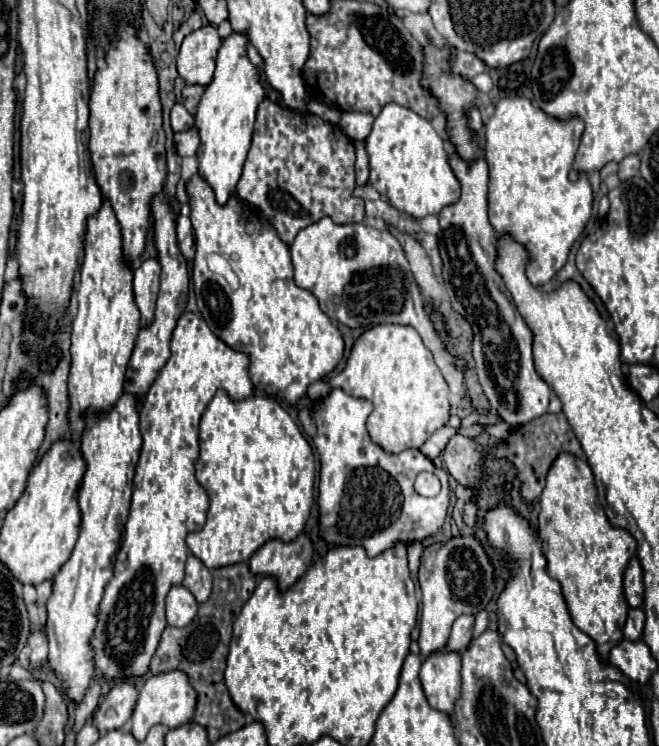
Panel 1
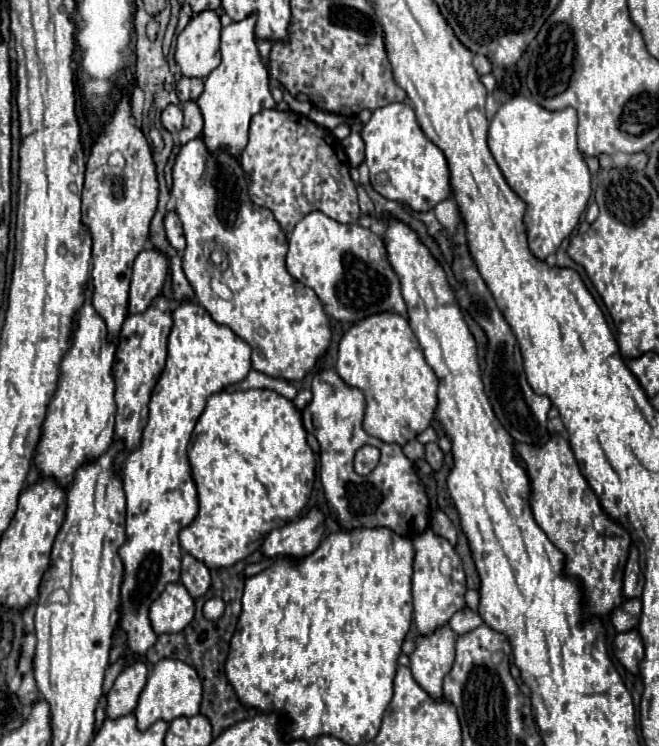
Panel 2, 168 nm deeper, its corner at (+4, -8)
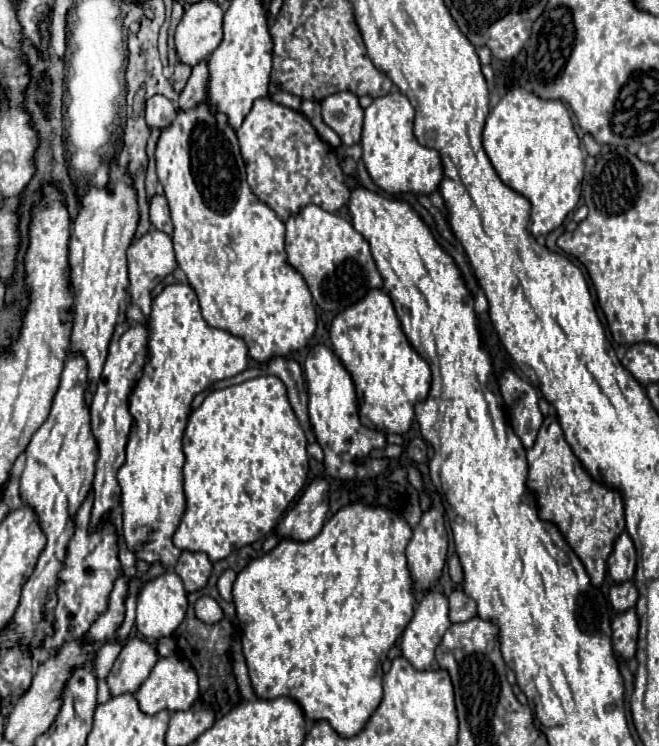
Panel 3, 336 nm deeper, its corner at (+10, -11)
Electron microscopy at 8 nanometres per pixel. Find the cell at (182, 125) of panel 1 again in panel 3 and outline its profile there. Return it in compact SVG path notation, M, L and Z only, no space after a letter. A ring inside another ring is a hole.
M152 96L146 100L146 122L150 128L166 128L176 116L176 106L166 96Z

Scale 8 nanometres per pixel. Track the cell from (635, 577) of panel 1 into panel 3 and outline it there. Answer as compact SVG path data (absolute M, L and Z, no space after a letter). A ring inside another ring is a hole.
M622 532L614 540L612 554L608 558L608 572L614 578L614 582L618 582L618 580L632 580L634 578L634 570L636 570L634 542L628 536L628 532Z

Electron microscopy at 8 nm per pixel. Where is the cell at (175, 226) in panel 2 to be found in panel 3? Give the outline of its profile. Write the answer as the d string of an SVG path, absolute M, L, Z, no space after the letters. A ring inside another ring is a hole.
M156 194L150 198L150 222L154 224L154 228L172 234L172 220L170 220L170 210L168 210L168 202L162 194Z

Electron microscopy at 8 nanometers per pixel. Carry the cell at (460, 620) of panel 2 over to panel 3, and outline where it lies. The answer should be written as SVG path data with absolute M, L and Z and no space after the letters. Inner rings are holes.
M454 590L448 598L450 598L450 620L452 622L466 622L476 616L476 602L462 590Z

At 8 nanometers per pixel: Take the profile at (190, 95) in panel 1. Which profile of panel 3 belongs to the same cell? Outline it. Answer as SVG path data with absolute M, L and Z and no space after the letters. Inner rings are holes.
M178 62L178 64L174 66L174 74L172 74L172 78L170 78L174 90L176 90L176 92L182 92L182 88L184 88L186 82L188 82L188 78L190 78L190 66Z

